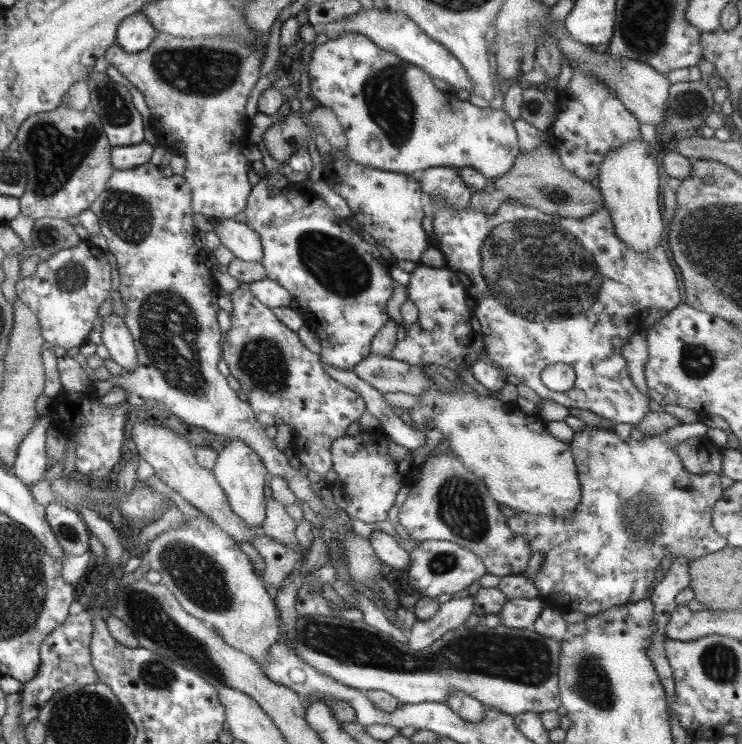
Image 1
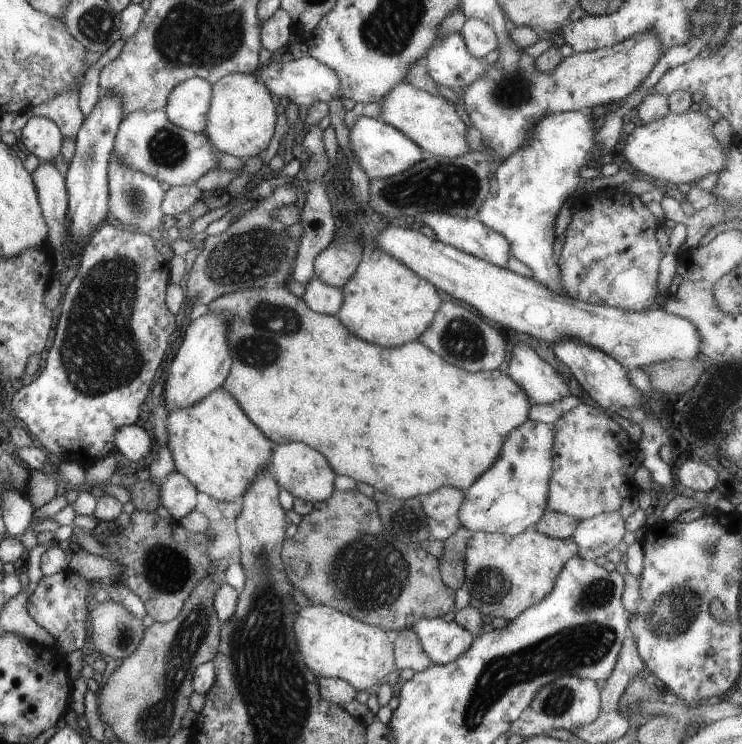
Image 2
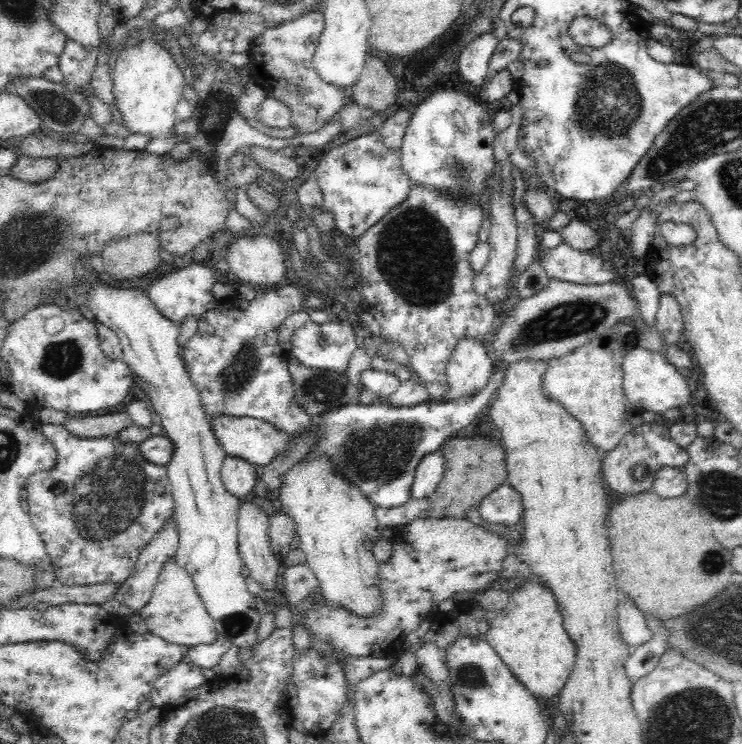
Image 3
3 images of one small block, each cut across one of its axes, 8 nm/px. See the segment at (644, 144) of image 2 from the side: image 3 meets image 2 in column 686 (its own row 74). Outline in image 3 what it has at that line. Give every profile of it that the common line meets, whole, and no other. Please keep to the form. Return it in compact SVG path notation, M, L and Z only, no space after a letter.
M156 36L154 39L145 39L142 40L137 46L128 46L127 48L120 49L120 54L118 54L118 60L116 60L116 66L111 73L111 78L113 81L113 92L114 104L118 110L118 114L122 117L122 126L124 126L130 135L148 135L149 141L147 142L144 150L148 154L160 155L169 153L178 143L181 143L183 140L178 135L176 135L176 105L180 100L183 100L183 88L186 85L185 78L179 67L176 65L176 62L173 56L164 48L163 43Z

